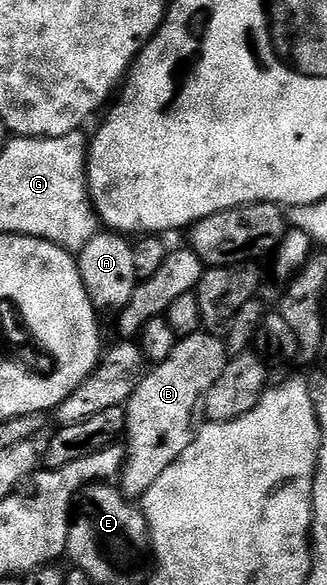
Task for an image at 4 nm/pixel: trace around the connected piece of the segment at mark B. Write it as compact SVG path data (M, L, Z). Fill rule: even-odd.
M203 330L177 339L174 354L166 362L155 365L129 398L126 411L126 455L124 471L118 477L118 487L129 500L139 501L171 464L192 444L192 419L214 386L217 375L226 370L230 359L229 345L219 336Z

